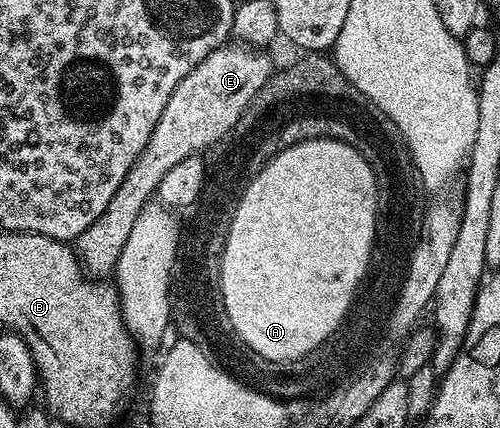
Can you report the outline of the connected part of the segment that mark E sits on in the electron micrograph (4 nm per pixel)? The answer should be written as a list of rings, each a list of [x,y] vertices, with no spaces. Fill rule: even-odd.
[[[236,42],[225,43],[212,51],[175,87],[150,142],[136,159],[122,185],[115,191],[107,210],[77,237],[76,252],[89,275],[104,278],[107,277],[104,275],[111,275],[115,271],[123,246],[137,218],[157,193],[168,166],[178,162],[190,150],[202,148],[204,144],[216,140],[218,136],[227,137],[232,132],[231,128],[235,129],[239,125],[241,116],[251,105],[258,90],[262,90],[262,86],[274,74],[272,60],[268,54],[267,51],[241,46]],[[202,114],[220,114],[220,118],[216,118],[220,120],[220,124],[210,124],[212,134],[208,132],[208,136],[198,136],[198,132],[194,132],[198,124],[196,116]],[[216,130],[220,130],[222,134],[216,134]]]

